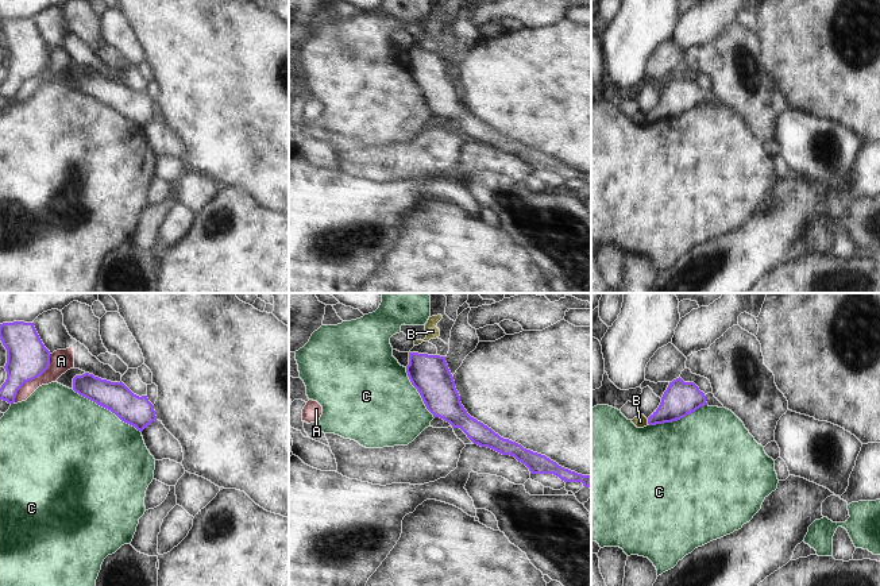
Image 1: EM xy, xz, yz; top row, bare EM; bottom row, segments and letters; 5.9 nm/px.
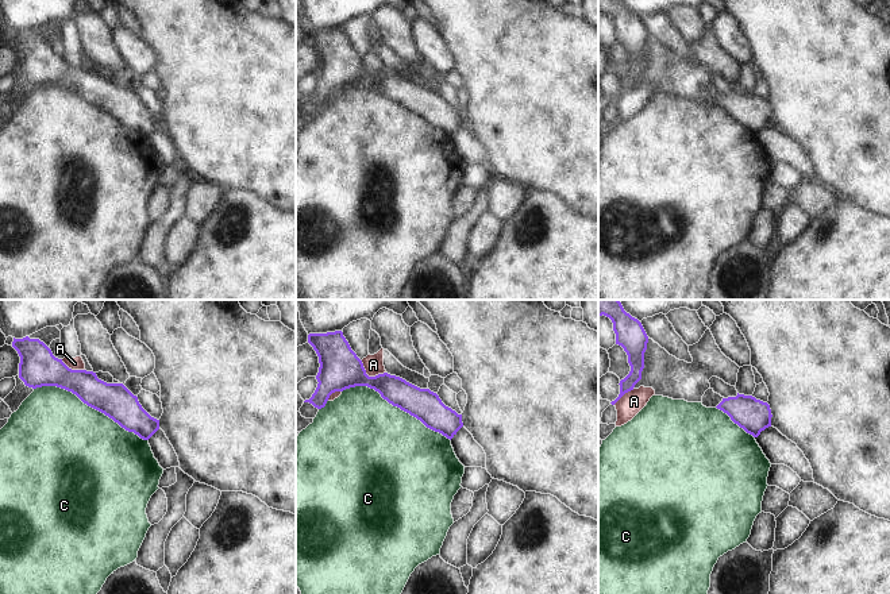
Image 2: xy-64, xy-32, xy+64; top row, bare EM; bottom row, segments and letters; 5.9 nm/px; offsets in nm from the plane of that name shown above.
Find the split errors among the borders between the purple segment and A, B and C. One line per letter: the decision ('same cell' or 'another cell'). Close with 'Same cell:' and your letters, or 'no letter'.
A: another cell
B: another cell
C: another cell
Same cell: no letter

